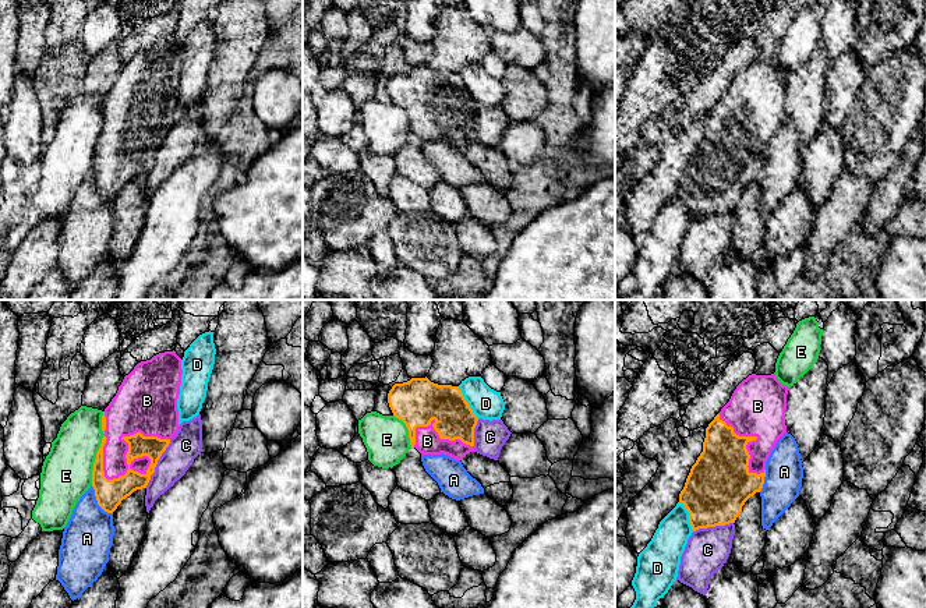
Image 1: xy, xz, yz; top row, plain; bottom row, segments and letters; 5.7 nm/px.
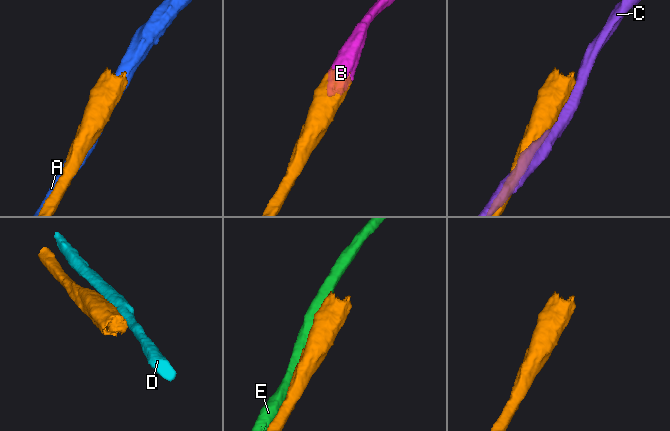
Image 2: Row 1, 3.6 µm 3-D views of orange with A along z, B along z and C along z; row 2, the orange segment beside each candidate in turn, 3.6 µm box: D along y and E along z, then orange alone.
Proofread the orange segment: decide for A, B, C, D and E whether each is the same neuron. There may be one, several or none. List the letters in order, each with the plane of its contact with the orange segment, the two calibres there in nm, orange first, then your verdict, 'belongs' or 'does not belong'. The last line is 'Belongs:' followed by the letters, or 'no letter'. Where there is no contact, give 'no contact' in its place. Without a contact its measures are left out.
A: contact in xy; calibres 160 and 280 nm; does not belong
B: contact in xy; calibres 160 and 140 nm; belongs
C: contact in xy; calibres 130 and 180 nm; does not belong
D: contact in xz; calibres 240 and 180 nm; does not belong
E: contact in xy; calibres 160 and 300 nm; does not belong
Belongs: B

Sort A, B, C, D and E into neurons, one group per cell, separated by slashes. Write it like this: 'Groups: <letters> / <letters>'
Groups: A / B / C / D / E

